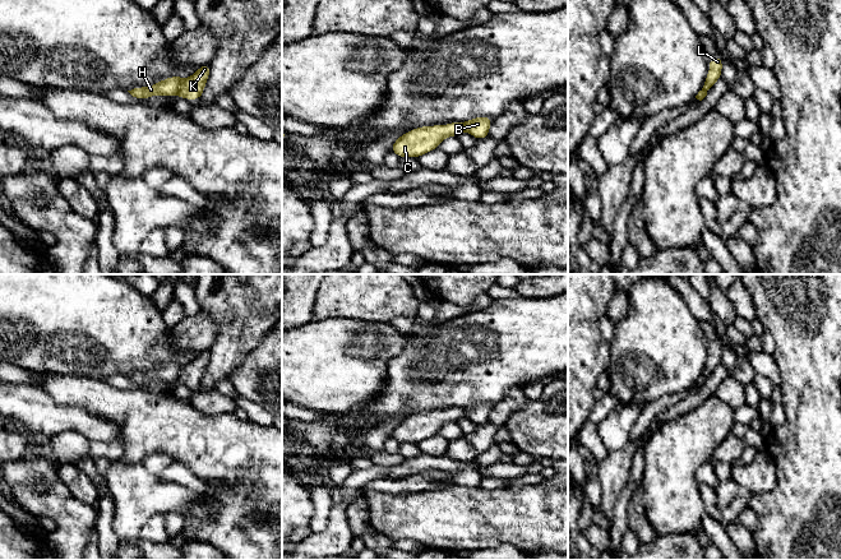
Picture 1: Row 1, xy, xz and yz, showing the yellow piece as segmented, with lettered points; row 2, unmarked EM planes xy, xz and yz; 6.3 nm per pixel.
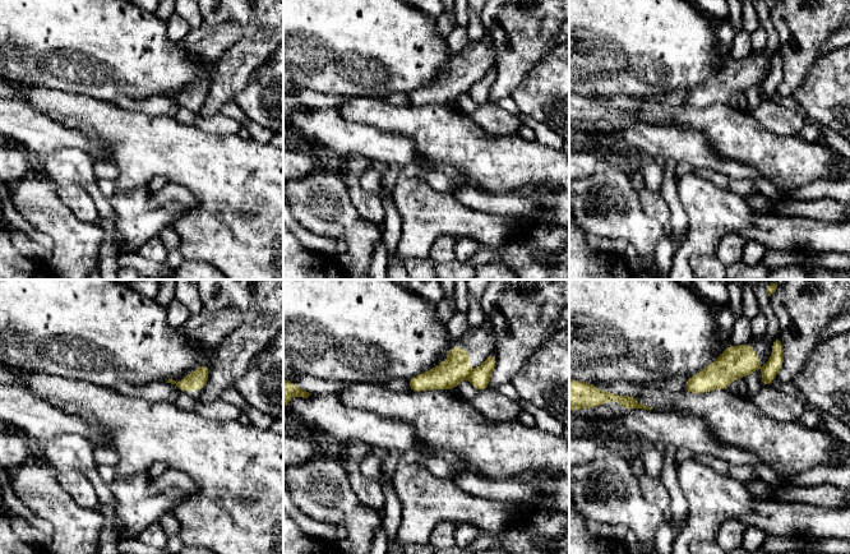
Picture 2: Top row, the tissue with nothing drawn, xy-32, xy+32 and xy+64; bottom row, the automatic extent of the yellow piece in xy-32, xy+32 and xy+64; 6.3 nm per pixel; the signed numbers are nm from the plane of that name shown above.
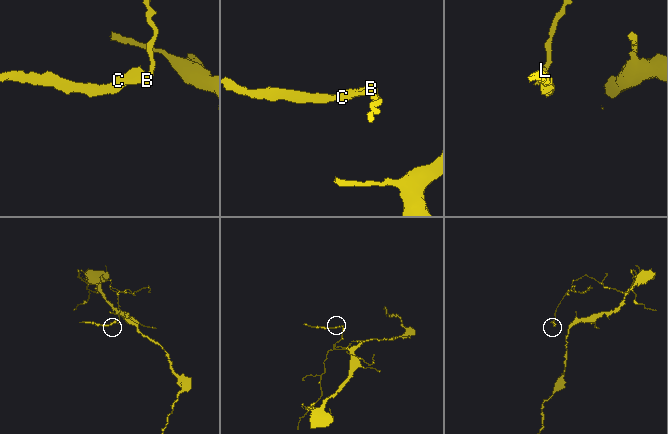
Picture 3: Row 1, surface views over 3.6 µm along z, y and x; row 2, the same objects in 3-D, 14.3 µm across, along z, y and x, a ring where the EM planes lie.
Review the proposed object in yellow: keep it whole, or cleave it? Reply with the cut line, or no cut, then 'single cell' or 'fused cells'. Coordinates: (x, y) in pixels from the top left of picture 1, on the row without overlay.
cut in xy along (183, 366), (175, 379); fused cells

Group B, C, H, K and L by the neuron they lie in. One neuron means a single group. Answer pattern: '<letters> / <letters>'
B K / C H L

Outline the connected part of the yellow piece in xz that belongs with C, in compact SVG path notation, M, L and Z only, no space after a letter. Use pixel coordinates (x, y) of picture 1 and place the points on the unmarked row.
M449 408L448 411L420 412L401 421L389 436L398 443L420 443L434 435L448 422L458 422L465 417L462 408Z

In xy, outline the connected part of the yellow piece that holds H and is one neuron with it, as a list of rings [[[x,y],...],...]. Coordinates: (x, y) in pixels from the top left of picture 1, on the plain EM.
[[[170,362],[166,364],[154,371],[145,371],[140,374],[134,374],[131,376],[128,376],[133,383],[137,385],[145,385],[152,381],[166,381],[166,383],[174,383],[177,376],[180,370],[182,369],[182,362]]]

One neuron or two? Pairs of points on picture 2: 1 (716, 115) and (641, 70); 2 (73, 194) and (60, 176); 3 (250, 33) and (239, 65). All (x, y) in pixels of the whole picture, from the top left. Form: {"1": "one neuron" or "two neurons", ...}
{"1": "two neurons", "2": "two neurons", "3": "one neuron"}

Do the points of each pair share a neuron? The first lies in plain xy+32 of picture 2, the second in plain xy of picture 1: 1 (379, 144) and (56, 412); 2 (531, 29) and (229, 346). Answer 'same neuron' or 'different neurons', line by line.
1: same neuron
2: same neuron

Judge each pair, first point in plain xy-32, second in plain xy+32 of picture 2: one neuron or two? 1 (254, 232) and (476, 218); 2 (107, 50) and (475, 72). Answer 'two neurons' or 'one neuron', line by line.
1: two neurons
2: two neurons

